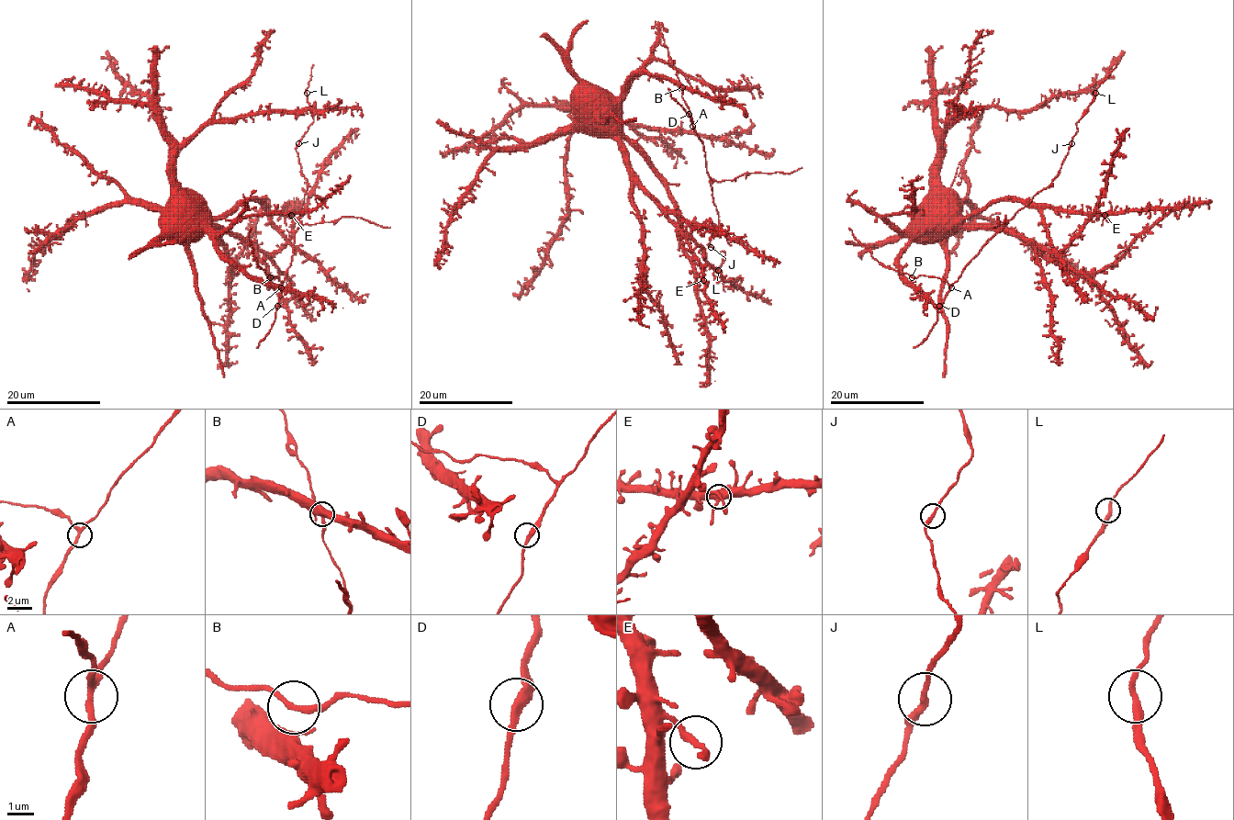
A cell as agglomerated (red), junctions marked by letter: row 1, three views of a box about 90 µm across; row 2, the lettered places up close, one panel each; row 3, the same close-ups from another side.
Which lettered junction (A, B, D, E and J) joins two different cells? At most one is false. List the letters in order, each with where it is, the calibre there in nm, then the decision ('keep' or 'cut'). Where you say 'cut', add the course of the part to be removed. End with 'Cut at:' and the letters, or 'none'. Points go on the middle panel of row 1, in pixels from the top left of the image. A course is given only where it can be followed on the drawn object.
A: place (692, 126); calibre 240 nm; keep
B: place (682, 87); calibre 200 nm; keep
D: place (689, 114); calibre 320 nm; keep
E: place (703, 280); calibre 220 nm; keep
J: place (711, 247); calibre 240 nm; keep
Cut at: none

